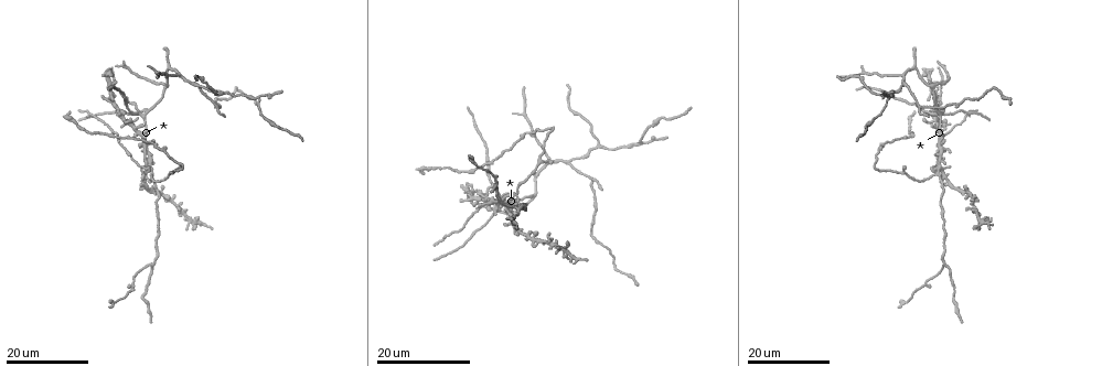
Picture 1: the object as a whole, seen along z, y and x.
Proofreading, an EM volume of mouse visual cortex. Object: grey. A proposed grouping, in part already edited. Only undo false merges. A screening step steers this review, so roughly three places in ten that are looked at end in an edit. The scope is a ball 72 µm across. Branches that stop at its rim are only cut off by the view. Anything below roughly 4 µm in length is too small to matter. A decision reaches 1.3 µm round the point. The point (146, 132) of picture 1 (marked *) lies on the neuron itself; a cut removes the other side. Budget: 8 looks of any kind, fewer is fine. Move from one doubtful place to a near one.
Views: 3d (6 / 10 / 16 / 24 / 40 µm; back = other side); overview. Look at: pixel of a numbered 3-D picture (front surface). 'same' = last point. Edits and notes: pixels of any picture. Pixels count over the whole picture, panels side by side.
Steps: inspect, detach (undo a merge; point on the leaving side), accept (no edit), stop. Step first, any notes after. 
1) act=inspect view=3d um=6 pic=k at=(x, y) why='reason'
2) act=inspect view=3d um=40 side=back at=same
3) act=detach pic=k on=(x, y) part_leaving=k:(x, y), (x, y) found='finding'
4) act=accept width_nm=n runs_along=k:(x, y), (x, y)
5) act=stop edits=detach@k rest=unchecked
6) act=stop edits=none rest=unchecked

act=inspect view=3d um=24 pic=1 at=(162, 147) why='three-way junction'

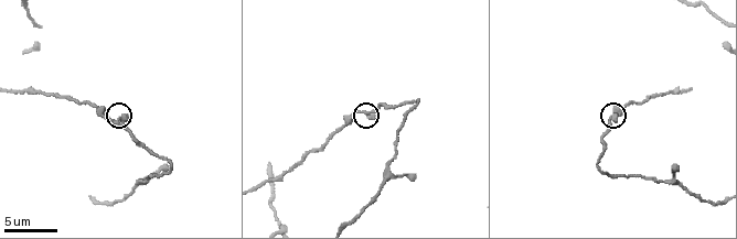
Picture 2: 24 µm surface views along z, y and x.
act=inspect view=3d um=10 pic=2 at=(364, 114) why='zoom in'

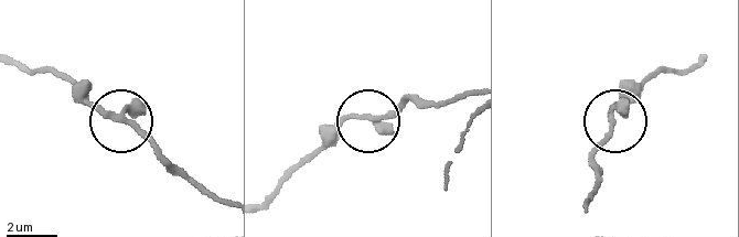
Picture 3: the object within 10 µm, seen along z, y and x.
act=accept arms=3 runs_along=3:(222, 203), (191, 185), (66, 74) found='continuous, no second neuron'

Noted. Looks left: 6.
act=inspect view=3d um=24 pic=1 at=(641, 146) why='three-way junction'

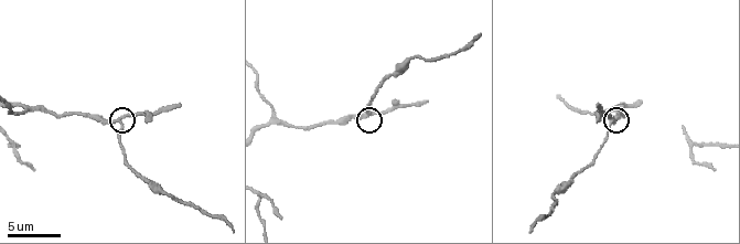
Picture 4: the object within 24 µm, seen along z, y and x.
act=inspect view=3d um=6 pic=4 at=(367, 117)

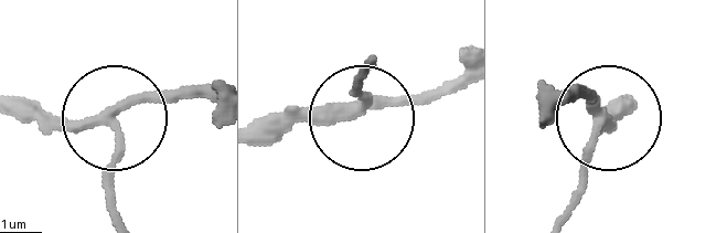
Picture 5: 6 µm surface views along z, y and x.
act=accept runs_along=5:(630, 97), (612, 126), (580, 83) found='one neuron here'

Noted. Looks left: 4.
act=inspect view=3d um=10 pic=4 at=(610, 110) why='three-way junction'

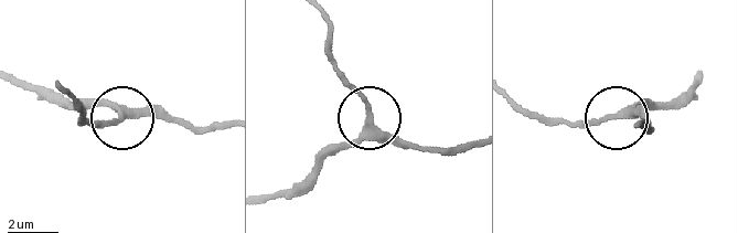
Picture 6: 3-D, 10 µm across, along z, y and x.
act=inspect view=3d um=10 side=back pic=6 at=(124, 115)

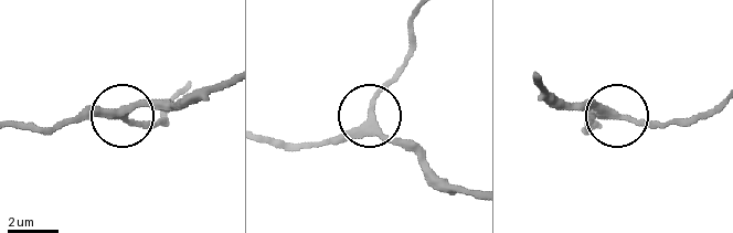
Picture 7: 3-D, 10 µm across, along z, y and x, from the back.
act=accept width_nm=270 found='one neuron here'

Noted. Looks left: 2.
act=inspect view=3d um=24 pic=1 at=(904, 75) why='arms part here'

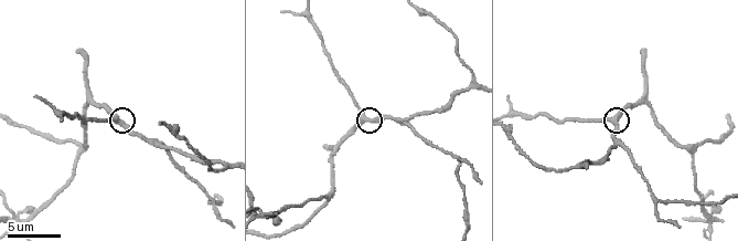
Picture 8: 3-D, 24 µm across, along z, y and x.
act=inspect view=3d um=10 pic=8 at=(115, 119)

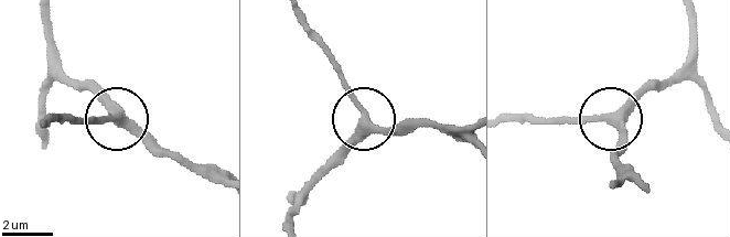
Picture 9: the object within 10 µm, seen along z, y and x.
act=accept width_nm=330 runs_along=9:(715, 109), (697, 84), (672, 77), (602, 116), (554, 116) found='one neuron here'

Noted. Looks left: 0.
act=stop edits=none rest=unchecked

